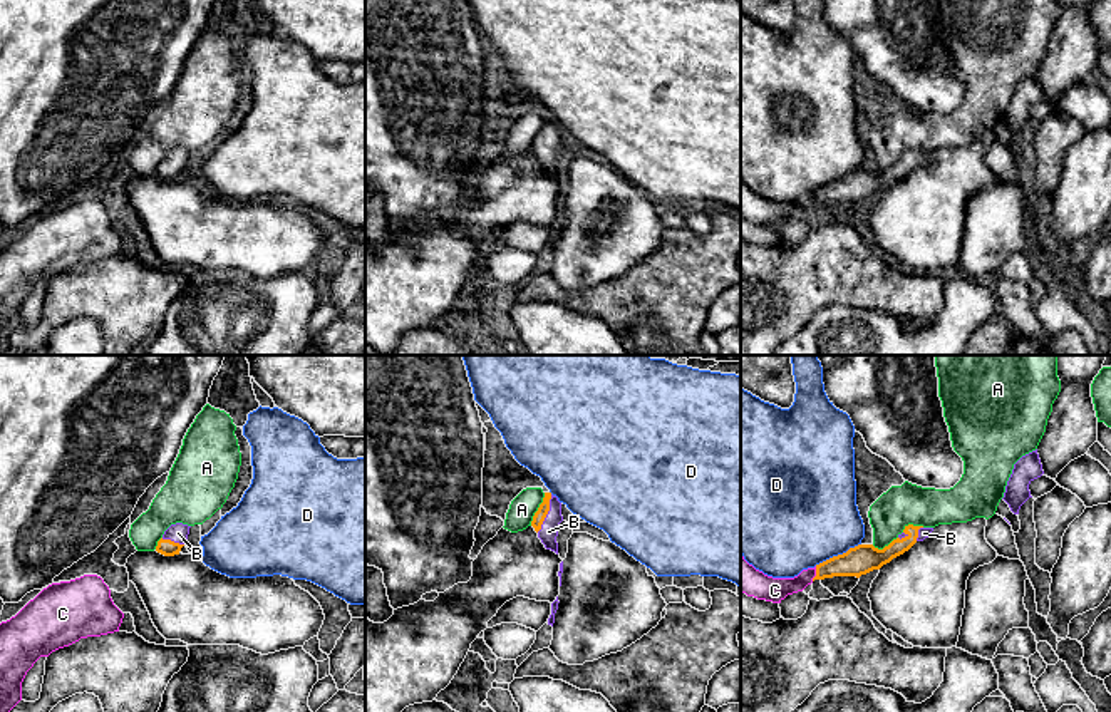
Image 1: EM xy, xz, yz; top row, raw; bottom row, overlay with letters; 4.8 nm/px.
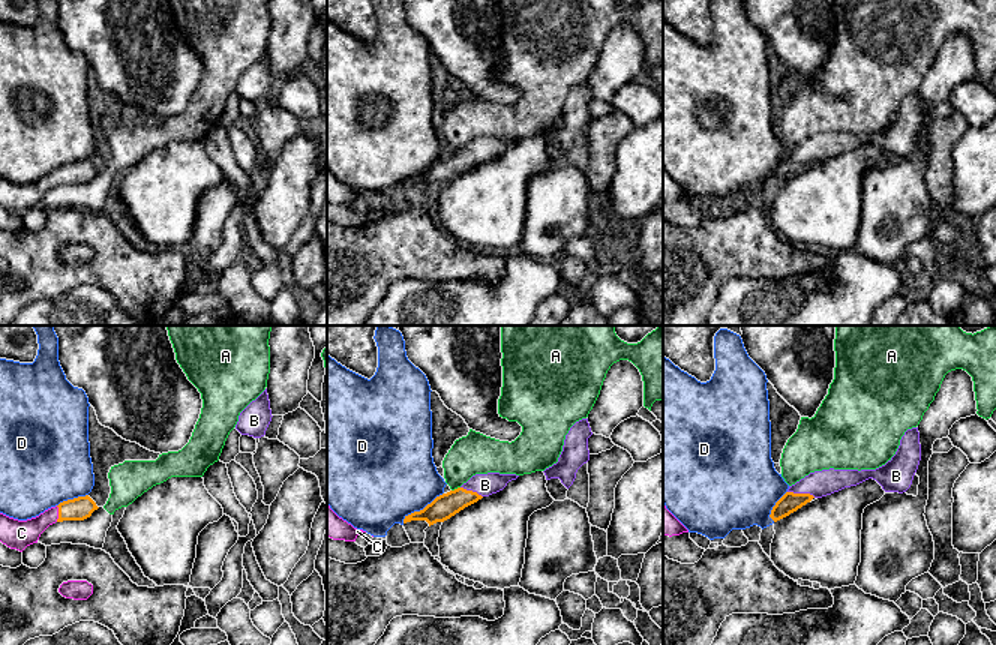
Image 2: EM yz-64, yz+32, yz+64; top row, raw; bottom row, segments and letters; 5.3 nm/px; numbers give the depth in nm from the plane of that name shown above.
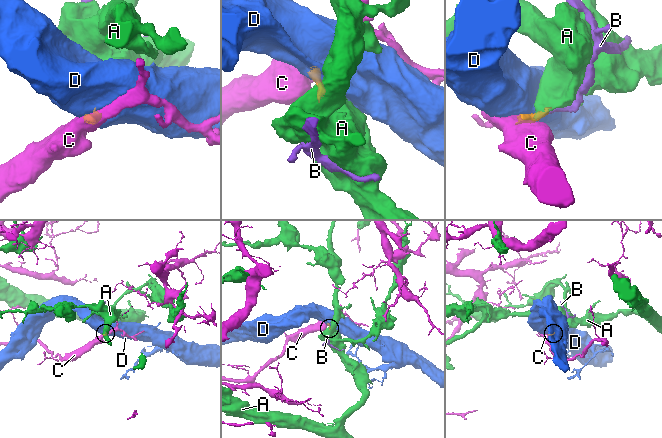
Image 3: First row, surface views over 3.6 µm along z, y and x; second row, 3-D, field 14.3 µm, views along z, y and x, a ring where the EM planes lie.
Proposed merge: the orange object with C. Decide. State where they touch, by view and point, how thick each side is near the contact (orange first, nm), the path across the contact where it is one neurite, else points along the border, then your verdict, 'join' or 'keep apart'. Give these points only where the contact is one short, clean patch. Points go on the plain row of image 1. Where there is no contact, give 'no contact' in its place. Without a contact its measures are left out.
yz (816, 198) | 140/120 nm | across yz (863, 183), (816, 198), (795, 210), (768, 213) | join

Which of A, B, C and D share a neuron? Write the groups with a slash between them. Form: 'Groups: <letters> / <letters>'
Groups: A / B C / D

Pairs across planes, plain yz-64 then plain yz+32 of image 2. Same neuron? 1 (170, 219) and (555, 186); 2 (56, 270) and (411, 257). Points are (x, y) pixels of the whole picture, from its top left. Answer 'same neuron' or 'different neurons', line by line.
1: different neurons
2: same neuron

